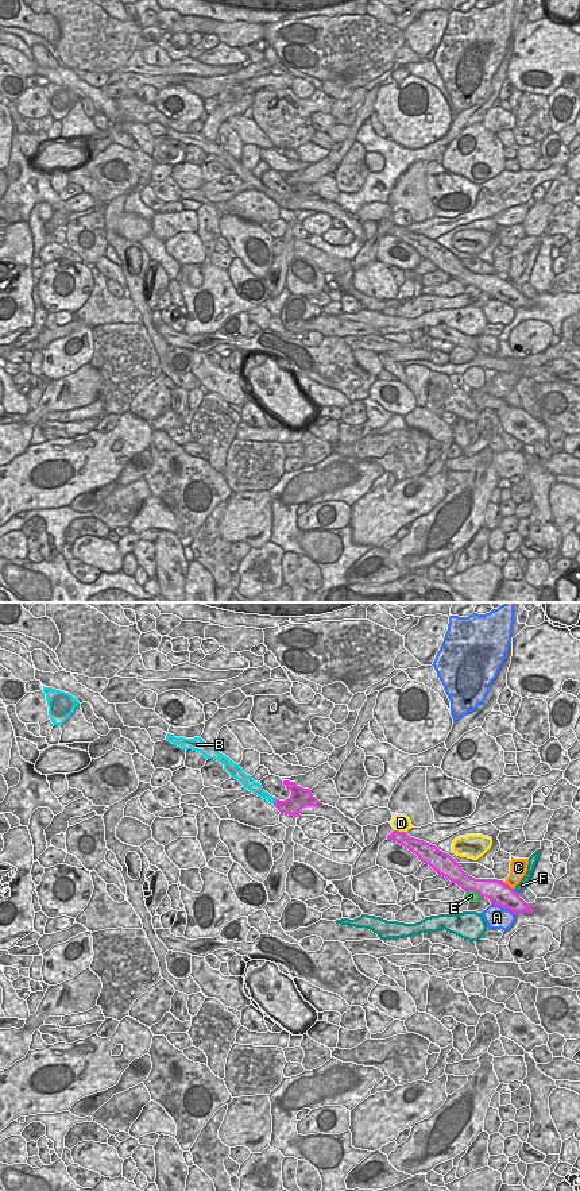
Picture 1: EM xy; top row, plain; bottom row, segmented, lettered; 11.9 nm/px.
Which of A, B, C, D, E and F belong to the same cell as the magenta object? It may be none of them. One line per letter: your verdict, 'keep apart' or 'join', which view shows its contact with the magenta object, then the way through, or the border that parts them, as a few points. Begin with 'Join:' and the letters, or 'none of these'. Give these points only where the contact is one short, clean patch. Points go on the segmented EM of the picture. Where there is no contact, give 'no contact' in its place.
Join: none of these
A: keep apart | xy
B: keep apart | xy | along xy (275, 798), (273, 804)
C: keep apart | xy | along xy (503, 882), (513, 889)
D: keep apart | xy | along xy (395, 829), (405, 832)
E: keep apart | xy | along xy (466, 891), (475, 890), (482, 895)
F: keep apart | xy | along xy (513, 889), (518, 893)

